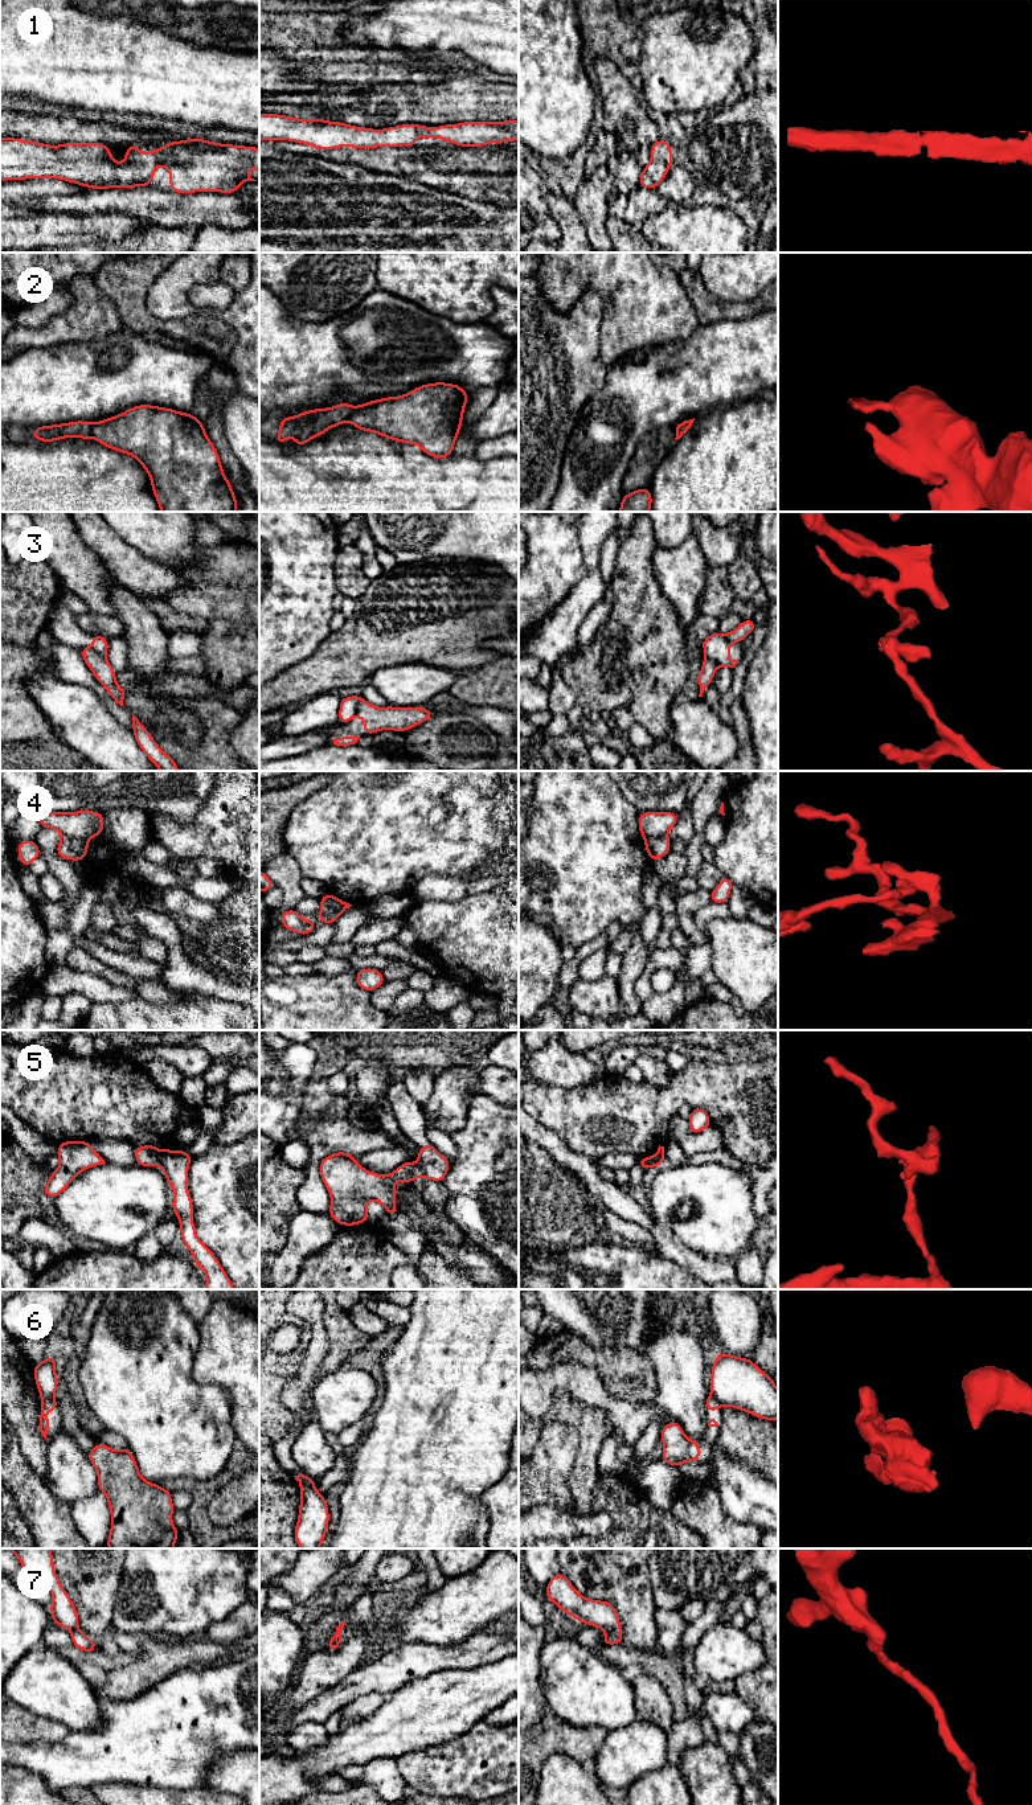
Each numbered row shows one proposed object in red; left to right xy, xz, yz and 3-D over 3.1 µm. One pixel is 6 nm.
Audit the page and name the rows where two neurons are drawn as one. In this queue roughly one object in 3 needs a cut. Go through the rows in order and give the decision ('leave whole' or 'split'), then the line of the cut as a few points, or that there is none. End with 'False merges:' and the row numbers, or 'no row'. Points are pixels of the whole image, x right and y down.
1: leave whole; no cut
2: split; cut in xy along (93, 423), (91, 437)
3: split; cut in xy along (90, 647), (105, 657)
4: split; cut in xy along (62, 835), (86, 840)
5: split; cut in xy along (162, 1152), (159, 1163)
6: split; cut in xz along (300, 1485), (314, 1488)
7: leave whole; no cut
False merges: 2, 3, 4, 5, 6

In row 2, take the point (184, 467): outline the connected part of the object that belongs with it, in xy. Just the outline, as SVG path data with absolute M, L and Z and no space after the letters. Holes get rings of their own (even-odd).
M139 405L93 423L91 434L143 465L160 512L237 512L220 455L193 414Z

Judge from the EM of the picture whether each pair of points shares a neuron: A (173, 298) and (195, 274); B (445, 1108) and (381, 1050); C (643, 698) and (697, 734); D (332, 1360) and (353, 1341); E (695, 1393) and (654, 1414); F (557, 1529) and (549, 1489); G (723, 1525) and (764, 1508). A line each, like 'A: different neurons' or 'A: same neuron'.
A: same neuron
B: different neurons
C: different neurons
D: same neuron
E: different neurons
F: different neurons
G: different neurons

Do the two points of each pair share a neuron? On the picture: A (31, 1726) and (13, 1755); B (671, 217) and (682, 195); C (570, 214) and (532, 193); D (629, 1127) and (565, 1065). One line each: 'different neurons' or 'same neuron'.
A: different neurons
B: different neurons
C: different neurons
D: different neurons

